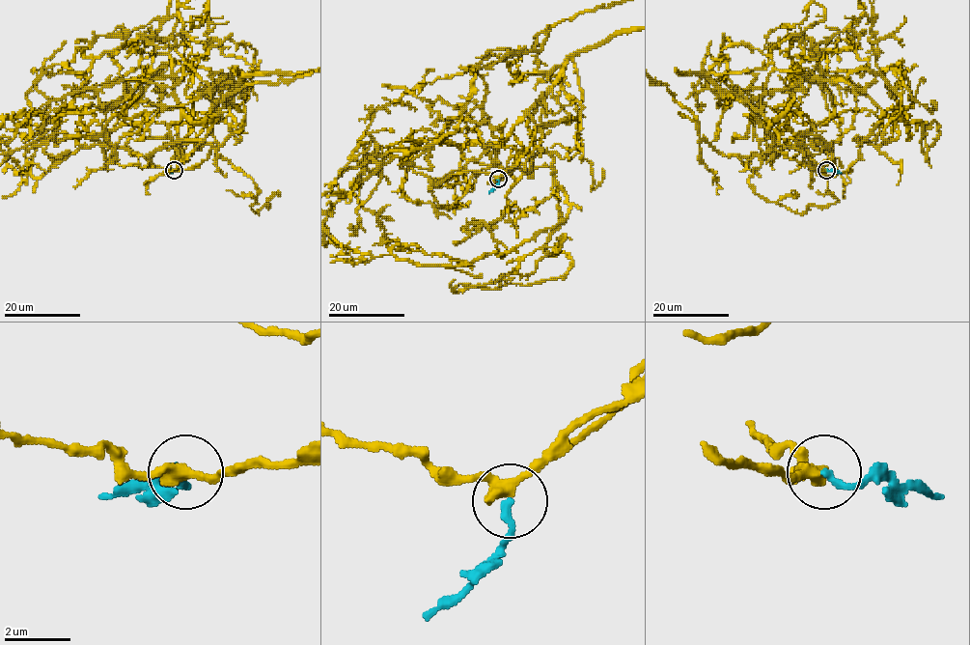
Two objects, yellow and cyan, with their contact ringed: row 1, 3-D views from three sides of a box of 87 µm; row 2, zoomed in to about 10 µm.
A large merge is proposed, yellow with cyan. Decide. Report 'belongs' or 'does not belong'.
belongs

